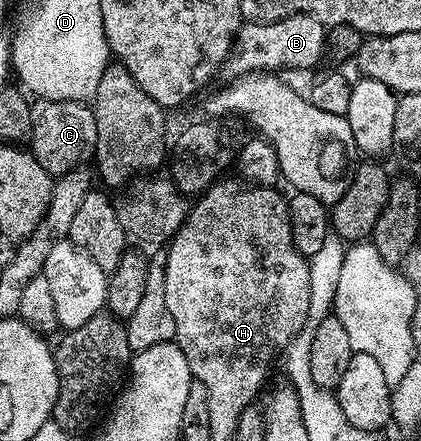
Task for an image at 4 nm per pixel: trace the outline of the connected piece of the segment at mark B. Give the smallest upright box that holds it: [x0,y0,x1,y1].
[228,16,327,74]

